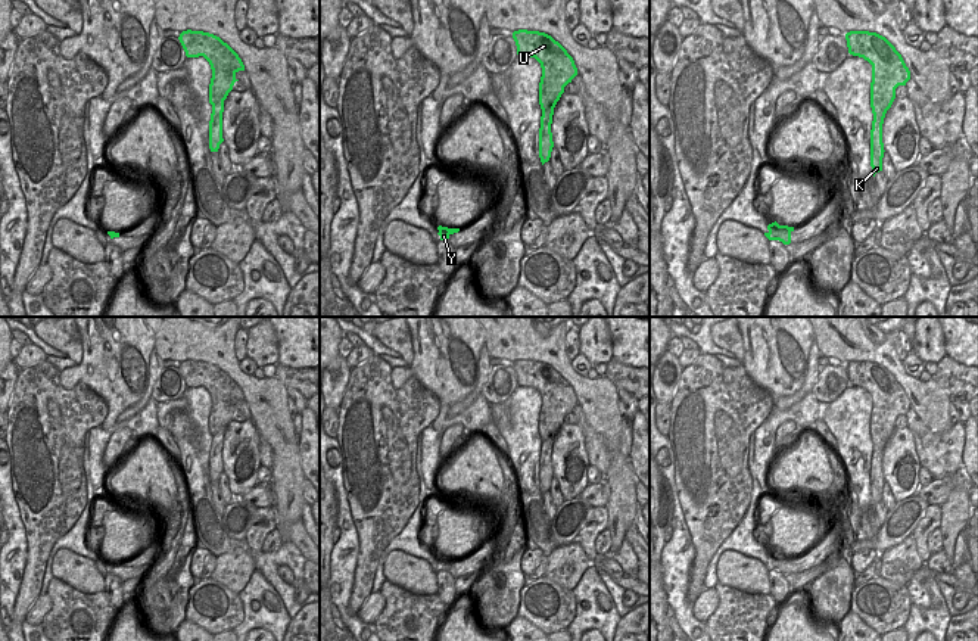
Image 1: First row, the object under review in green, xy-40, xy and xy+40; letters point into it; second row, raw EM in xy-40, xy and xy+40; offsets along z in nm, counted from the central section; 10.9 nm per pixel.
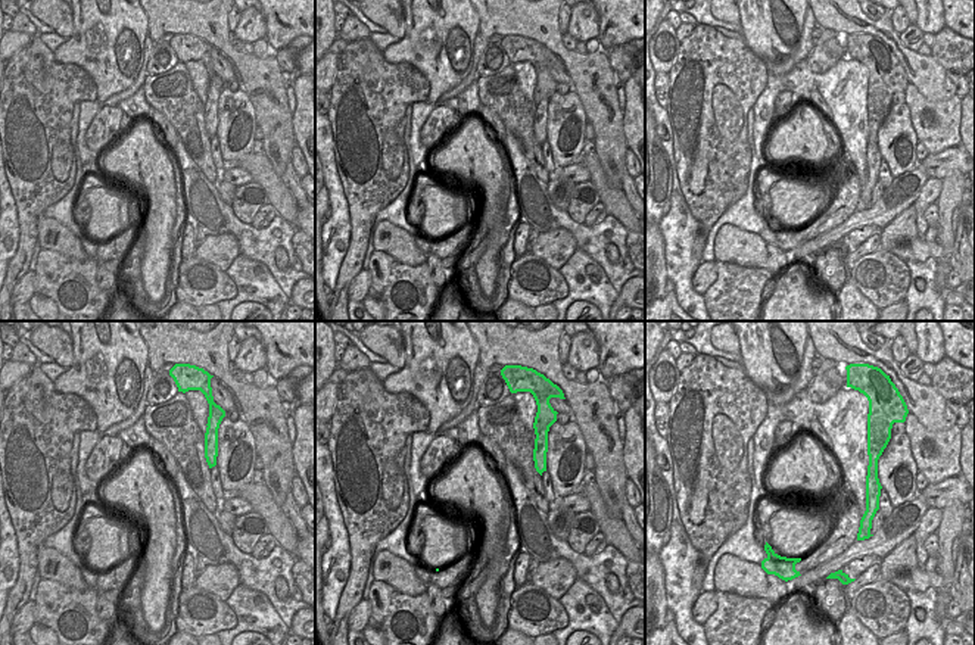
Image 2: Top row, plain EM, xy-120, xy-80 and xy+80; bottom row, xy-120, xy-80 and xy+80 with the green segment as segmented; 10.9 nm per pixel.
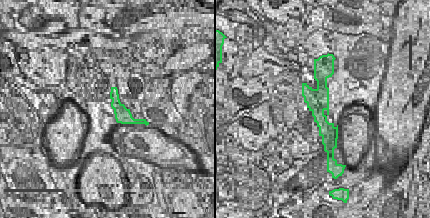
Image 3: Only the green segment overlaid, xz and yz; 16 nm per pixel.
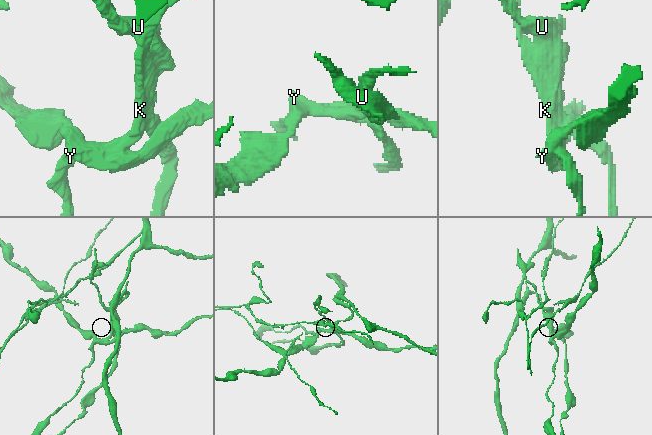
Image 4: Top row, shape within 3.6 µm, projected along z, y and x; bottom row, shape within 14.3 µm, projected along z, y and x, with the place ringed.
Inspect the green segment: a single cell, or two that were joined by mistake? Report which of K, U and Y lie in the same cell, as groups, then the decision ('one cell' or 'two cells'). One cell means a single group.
K Y / U | two cells

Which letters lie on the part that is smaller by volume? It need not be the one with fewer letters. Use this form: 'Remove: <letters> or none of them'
Remove: U.

